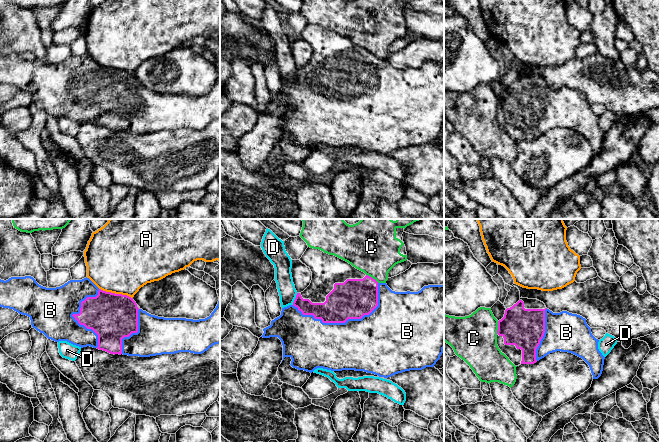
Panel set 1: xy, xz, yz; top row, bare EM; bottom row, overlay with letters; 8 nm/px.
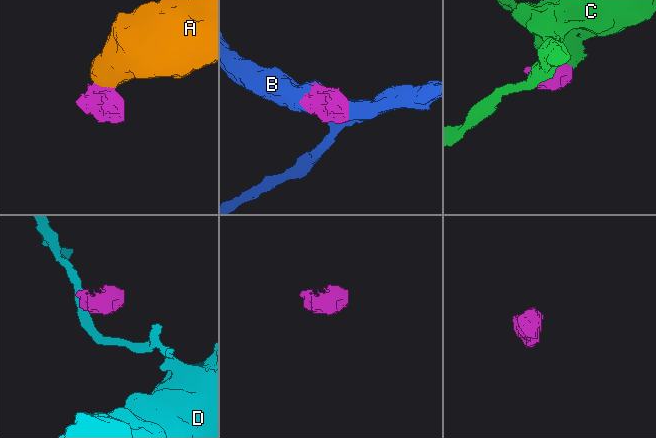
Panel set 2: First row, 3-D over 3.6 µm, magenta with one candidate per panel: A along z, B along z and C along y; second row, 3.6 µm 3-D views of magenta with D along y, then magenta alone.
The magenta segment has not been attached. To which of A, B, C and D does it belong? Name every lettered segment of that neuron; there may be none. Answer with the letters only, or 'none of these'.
B

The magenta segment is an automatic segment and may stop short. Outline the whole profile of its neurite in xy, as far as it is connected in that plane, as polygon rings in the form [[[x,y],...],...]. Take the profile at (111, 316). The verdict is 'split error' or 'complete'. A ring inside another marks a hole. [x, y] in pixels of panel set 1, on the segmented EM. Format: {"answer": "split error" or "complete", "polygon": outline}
{"answer": "split error", "polygon": [[[31,276],[11,277],[6,281],[0,279],[0,307],[28,316],[33,328],[55,342],[67,341],[81,348],[90,346],[114,355],[150,357],[179,352],[202,354],[220,343],[220,299],[214,311],[205,319],[164,318],[139,309],[133,298],[127,295],[99,289],[87,277],[70,280],[56,288],[43,287]]]}

